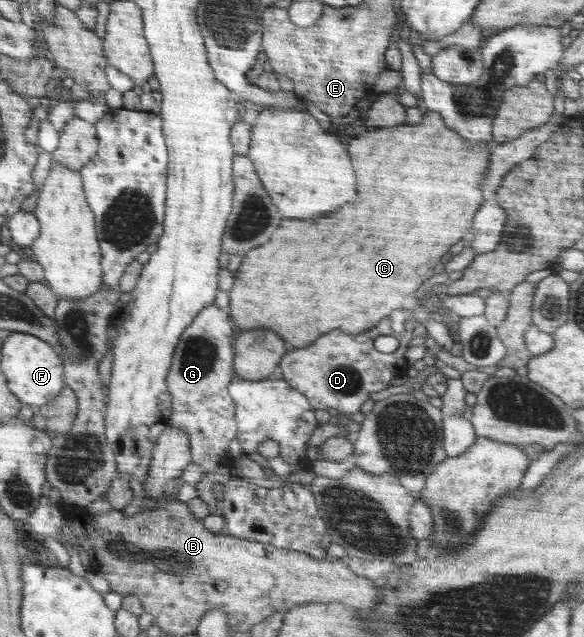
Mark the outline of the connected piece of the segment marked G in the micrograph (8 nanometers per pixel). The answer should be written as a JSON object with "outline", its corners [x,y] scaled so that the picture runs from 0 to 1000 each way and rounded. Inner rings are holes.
{"outline":[[[368,477],[346,487],[310,524],[295,557],[293,576],[283,590],[295,642],[286,667],[318,677],[325,684],[329,725],[348,733],[353,743],[385,733],[389,702],[408,680],[404,633],[389,617],[389,604],[399,595],[402,560],[396,526],[399,507],[389,498],[389,488]]]}

